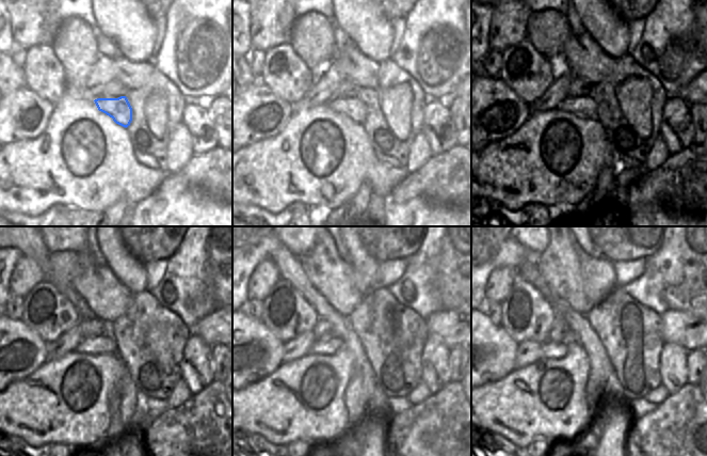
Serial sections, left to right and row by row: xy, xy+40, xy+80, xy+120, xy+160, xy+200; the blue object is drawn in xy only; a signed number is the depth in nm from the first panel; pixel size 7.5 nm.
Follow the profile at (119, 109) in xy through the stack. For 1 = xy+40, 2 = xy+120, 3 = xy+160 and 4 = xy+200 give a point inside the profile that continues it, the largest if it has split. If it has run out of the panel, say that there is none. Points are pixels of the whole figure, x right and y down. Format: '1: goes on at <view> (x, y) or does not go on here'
1: goes on at xy+40 (354, 108)
2: goes on at xy+120 (105, 344)
3: goes on at xy+160 (331, 346)
4: goes on at xy+200 (549, 349)

